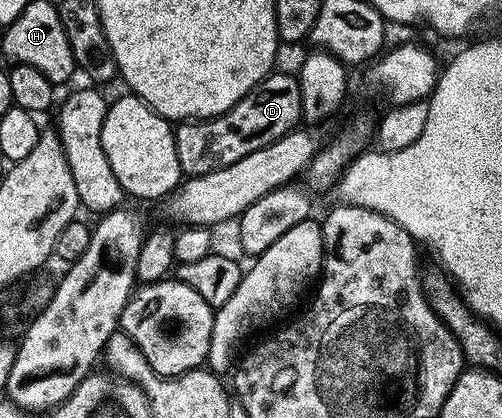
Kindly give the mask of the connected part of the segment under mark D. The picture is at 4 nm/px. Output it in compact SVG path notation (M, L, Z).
M270 73L226 113L213 118L184 120L175 127L174 148L178 152L181 175L192 179L227 168L297 129L301 118L301 88L297 75Z

